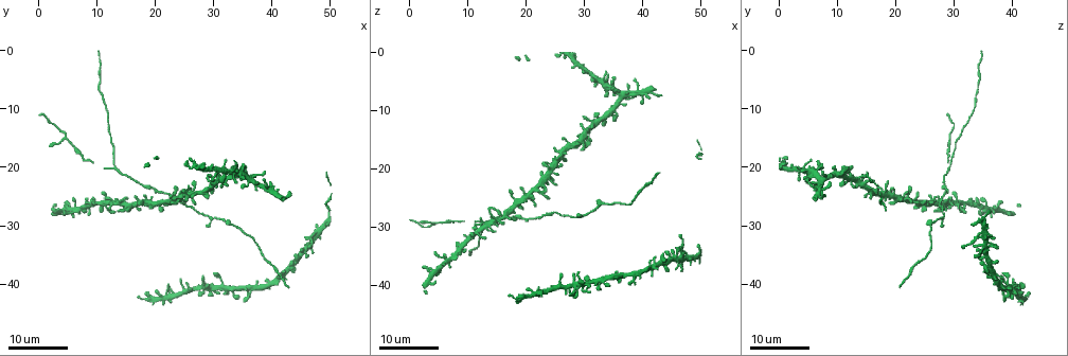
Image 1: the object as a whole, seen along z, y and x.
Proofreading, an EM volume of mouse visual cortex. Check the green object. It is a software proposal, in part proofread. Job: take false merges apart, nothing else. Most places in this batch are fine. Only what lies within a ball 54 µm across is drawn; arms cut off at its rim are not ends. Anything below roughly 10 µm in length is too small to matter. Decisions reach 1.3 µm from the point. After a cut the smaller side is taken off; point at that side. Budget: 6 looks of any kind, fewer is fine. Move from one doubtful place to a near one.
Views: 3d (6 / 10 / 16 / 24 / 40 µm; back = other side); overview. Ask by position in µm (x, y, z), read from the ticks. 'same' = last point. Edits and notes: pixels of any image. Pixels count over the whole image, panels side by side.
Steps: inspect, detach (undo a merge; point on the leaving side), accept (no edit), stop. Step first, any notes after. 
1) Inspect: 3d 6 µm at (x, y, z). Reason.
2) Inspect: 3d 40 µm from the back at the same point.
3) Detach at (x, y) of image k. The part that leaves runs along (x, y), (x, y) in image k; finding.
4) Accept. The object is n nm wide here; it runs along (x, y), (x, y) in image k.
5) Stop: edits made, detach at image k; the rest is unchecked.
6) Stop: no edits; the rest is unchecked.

Inspect: 3d 16 µm at (19.0, 23.5, 28.5). Two arms in line, one across.

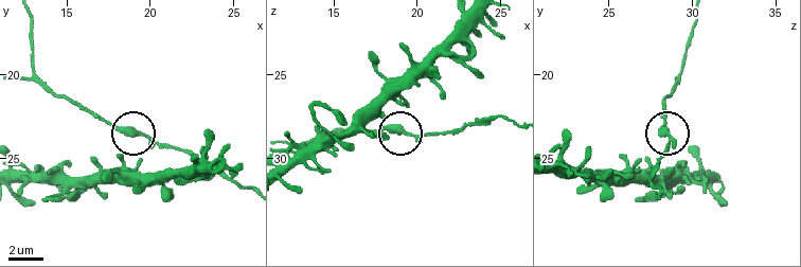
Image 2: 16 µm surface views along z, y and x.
Inspect: 3d 10 µm at (19.1, 23.6, 28.3).

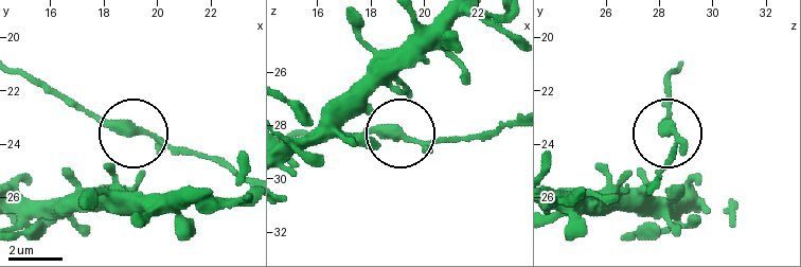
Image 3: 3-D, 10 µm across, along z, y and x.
Accept. The side arm is 31 µm long; continuous, no second cell.

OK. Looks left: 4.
Inspect: 3d 24 µm at (13.0, 20.5, 29.5). Three-way junction.

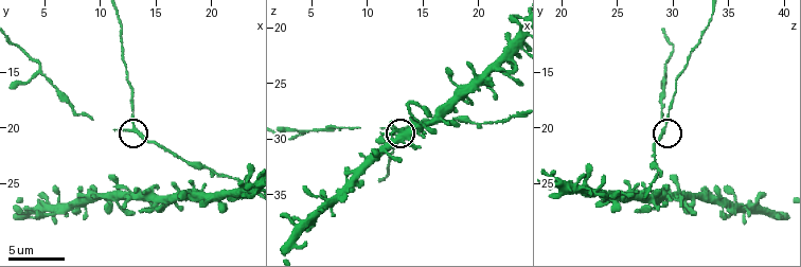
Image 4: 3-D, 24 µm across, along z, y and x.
Inspect: 3d 10 µm at (13.0, 20.0, 29.4).

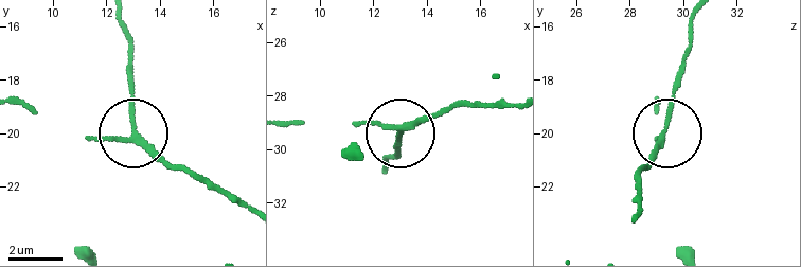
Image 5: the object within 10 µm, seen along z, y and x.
Accept. The side arm is 18 µm long; it runs along (637, 215), (637, 179), (662, 136), (676, 76) in image 5; one cell here.

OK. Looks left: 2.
Inspect: 3d 24 µm at (36.0, 21.5, 6.5). Arms part here.

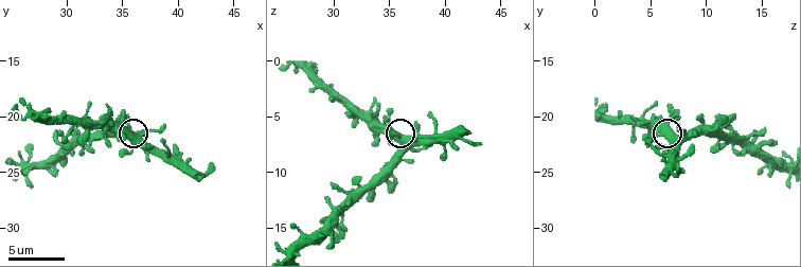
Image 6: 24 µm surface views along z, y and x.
Inspect: 3d 6 µm at (36.2, 21.8, 6.6). Closer look.

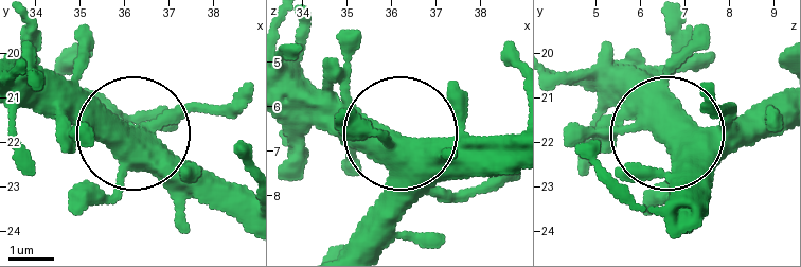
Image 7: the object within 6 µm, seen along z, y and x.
Accept. Continuous, no second cell.

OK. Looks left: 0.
Stop: no edits; the rest is unchecked.

